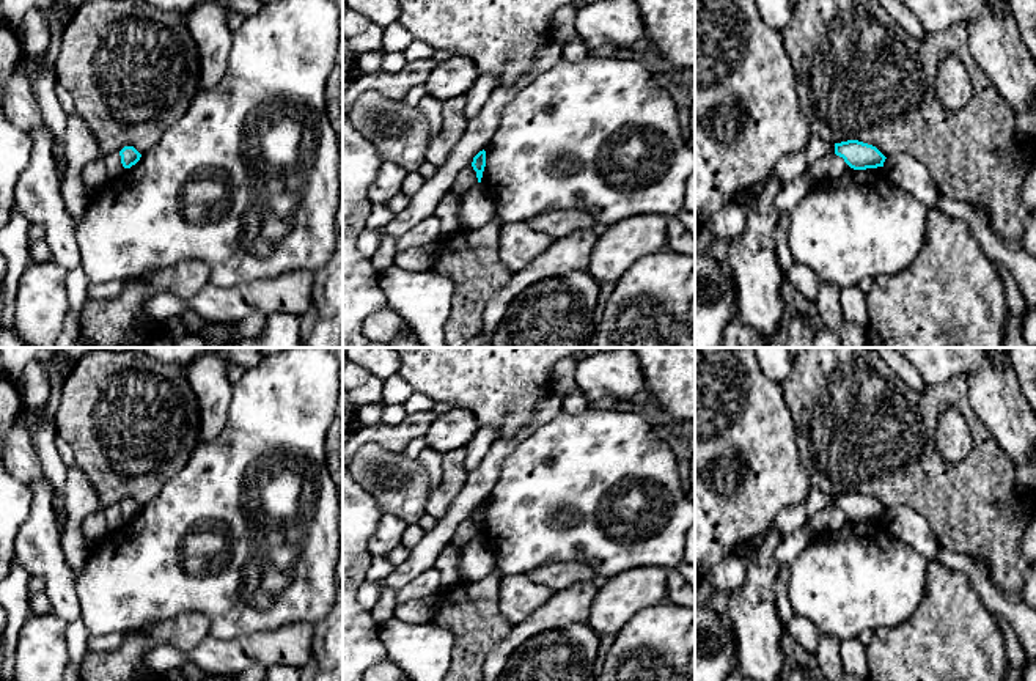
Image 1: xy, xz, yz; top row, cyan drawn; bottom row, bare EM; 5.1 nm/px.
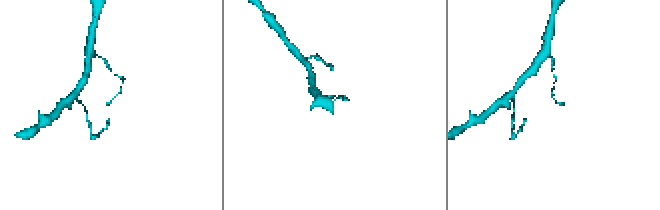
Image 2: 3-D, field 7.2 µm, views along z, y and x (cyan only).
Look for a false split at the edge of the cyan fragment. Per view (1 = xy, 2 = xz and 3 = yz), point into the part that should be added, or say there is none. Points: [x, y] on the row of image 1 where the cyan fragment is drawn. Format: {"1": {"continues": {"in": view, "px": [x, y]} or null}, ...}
{"1": {"continues": null}, "2": {"continues": null}, "3": {"continues": null}}

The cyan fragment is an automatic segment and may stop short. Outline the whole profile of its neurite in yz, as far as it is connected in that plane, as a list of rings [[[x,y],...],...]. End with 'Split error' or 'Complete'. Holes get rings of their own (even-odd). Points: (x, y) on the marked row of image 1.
[[[858,140],[835,143],[835,154],[854,170],[884,167],[887,159],[876,146]]]. Complete

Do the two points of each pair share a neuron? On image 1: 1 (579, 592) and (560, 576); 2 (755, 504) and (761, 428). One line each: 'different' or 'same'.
1: different
2: same

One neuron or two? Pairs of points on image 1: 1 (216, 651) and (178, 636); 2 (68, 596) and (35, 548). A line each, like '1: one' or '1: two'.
1: two
2: one

